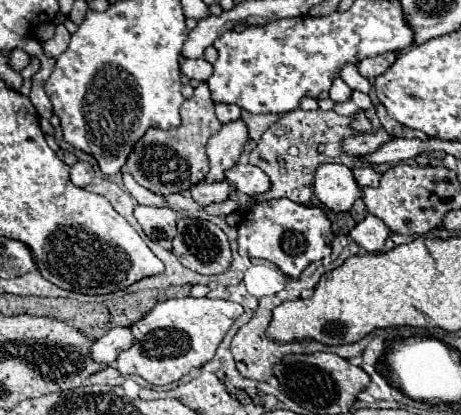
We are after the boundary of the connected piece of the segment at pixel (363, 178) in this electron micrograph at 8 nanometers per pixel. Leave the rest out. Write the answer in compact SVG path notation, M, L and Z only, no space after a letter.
M371 165L357 167L357 169L353 169L353 173L355 173L355 179L357 179L359 187L367 187L367 185L377 187L377 183L379 183L379 179L381 179L381 175L379 175Z

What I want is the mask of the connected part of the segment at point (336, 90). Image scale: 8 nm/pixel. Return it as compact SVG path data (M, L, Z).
M335 77L335 79L333 79L333 85L331 85L331 89L329 89L329 97L331 97L333 101L347 101L349 95L351 95L351 89L343 83L341 77Z

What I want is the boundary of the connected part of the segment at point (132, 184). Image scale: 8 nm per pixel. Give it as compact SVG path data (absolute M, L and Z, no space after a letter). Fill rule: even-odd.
M123 171L123 185L125 185L125 189L137 199L137 203L141 203L141 205L155 205L155 207L165 205L165 201L163 201L161 195L155 195L155 193L151 193L149 189L141 187L141 185L133 179L133 175L131 175L129 171Z

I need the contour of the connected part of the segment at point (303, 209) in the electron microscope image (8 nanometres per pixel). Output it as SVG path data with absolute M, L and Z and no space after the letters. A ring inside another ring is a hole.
M271 199L255 203L237 225L239 251L275 263L285 275L299 277L301 271L317 259L331 255L331 221L319 207L307 207L289 199Z

